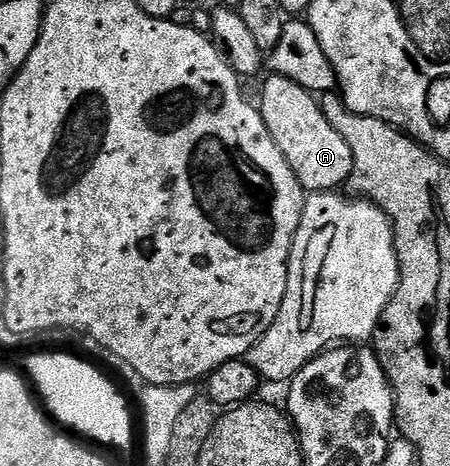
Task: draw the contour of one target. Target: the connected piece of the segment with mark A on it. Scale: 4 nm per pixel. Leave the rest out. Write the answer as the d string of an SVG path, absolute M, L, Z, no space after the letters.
M267 75L262 84L262 97L256 107L262 113L264 126L272 136L272 142L284 156L284 162L296 176L303 192L317 194L341 189L352 174L352 150L322 112L322 105L315 93L304 90L296 82L283 76Z

